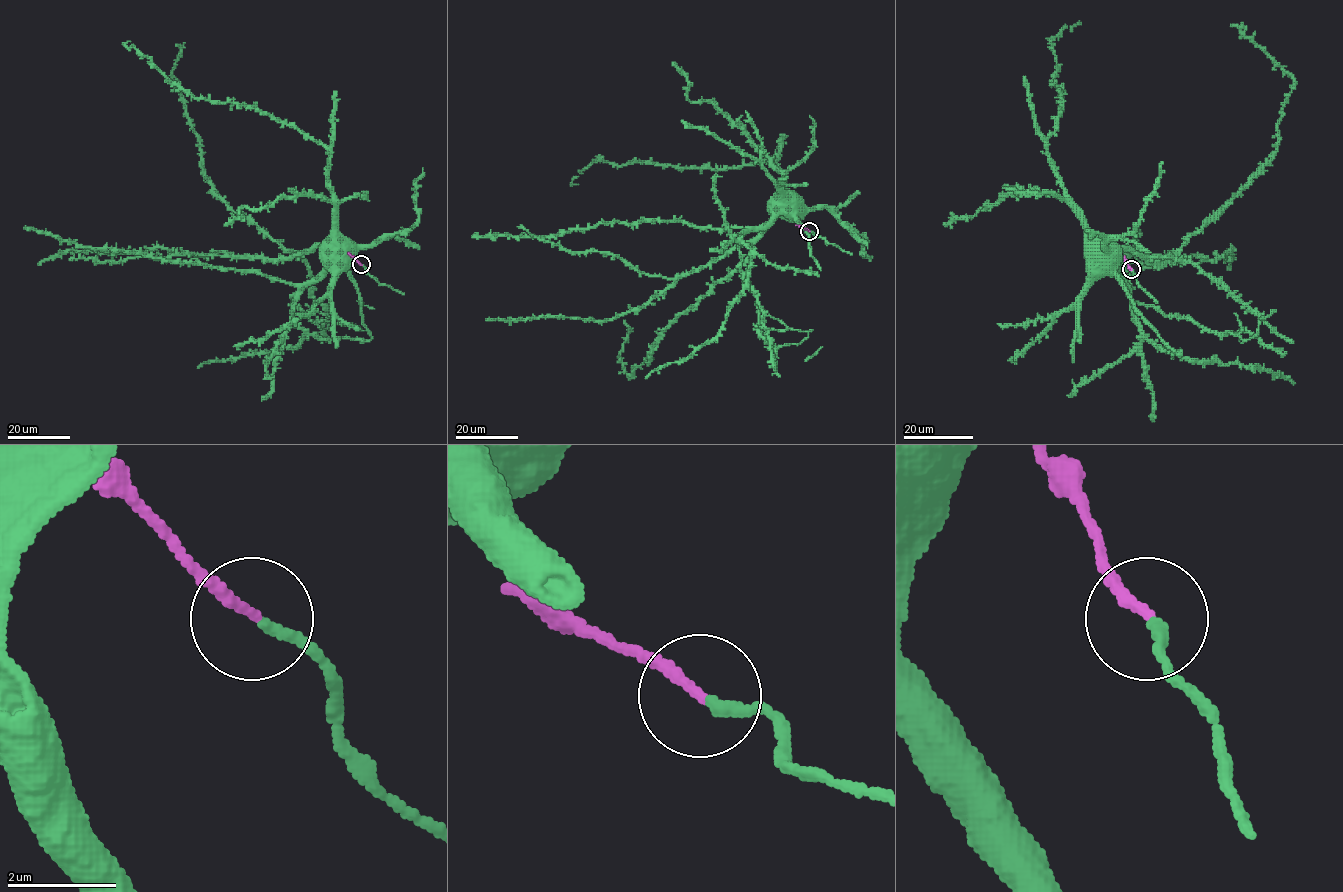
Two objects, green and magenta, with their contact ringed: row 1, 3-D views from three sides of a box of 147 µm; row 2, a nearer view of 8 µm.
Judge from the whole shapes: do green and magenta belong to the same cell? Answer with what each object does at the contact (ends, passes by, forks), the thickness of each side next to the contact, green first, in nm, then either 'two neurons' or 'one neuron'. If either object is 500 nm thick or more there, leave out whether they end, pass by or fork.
green ends; magenta ends; calibres 220 and 200 nm; one neuron

